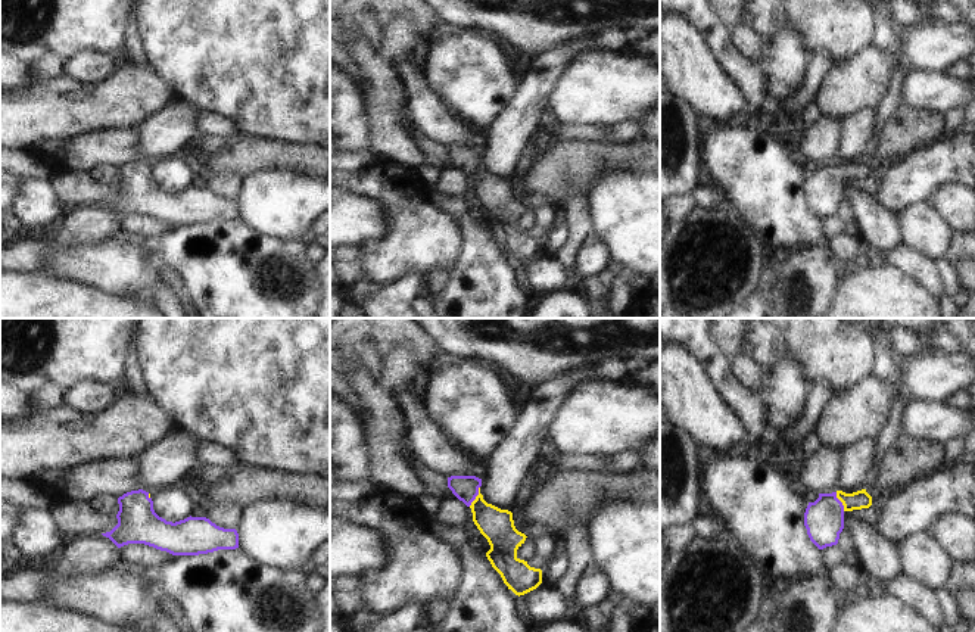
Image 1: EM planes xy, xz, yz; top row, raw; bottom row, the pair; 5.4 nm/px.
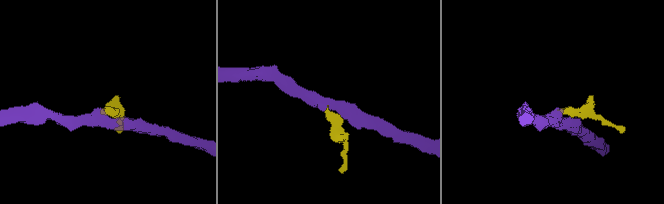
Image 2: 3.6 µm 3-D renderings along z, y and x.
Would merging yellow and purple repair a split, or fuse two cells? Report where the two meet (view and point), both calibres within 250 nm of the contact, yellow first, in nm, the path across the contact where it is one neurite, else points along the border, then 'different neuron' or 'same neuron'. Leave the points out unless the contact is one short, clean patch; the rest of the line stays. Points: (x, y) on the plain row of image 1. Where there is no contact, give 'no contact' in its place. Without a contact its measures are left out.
meets yellow in xz at (476, 167); 180 nm thick on the yellow side, 140 nm on the other; runs through xz (497, 195), (479, 177), (476, 167), (466, 158); same neuron

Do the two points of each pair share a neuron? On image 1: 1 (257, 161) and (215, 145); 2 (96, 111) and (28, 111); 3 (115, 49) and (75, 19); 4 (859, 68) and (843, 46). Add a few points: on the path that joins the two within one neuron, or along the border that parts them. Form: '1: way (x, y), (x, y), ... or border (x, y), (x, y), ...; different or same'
1: border (237, 134), (224, 148), (206, 155); different
2: way (80, 111), (44, 111); same
3: way (105, 39), (86, 19); same
4: border (871, 44), (834, 65); different

